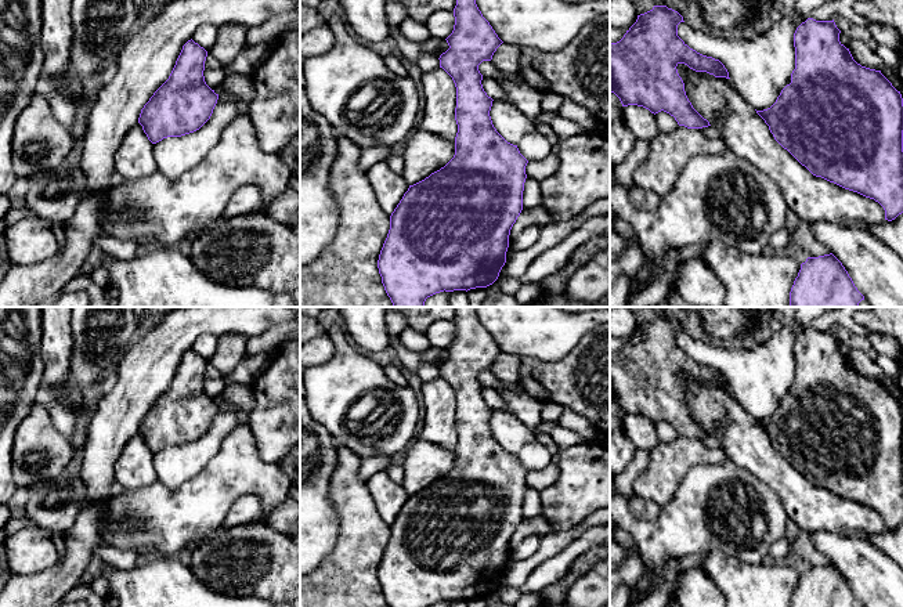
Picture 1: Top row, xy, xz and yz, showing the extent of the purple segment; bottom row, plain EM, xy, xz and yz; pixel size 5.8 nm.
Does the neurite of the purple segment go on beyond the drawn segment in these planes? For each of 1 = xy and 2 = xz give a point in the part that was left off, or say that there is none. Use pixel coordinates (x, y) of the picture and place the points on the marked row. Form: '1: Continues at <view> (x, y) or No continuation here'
1: No continuation here
2: No continuation here

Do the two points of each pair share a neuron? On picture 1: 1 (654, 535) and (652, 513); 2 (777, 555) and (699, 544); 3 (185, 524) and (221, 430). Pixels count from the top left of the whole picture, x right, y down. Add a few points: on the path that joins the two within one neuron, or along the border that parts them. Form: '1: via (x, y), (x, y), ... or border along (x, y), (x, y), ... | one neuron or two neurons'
1: border along (627, 501), (638, 519), (654, 519), (661, 512) | two neurons
2: border along (784, 534), (772, 545), (768, 559) | two neurons
3: border along (230, 432), (219, 451), (187, 480) | two neurons

